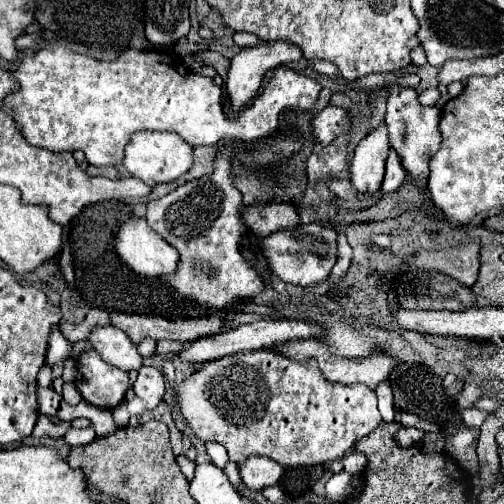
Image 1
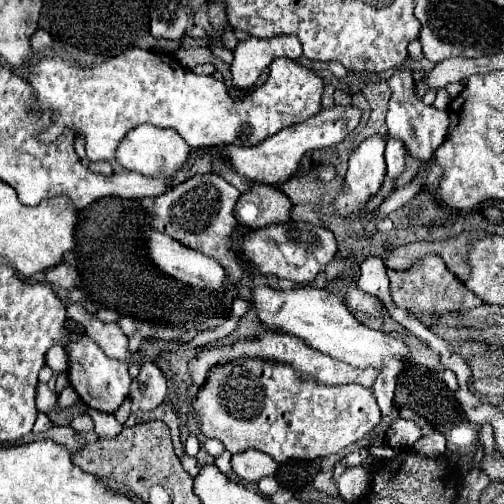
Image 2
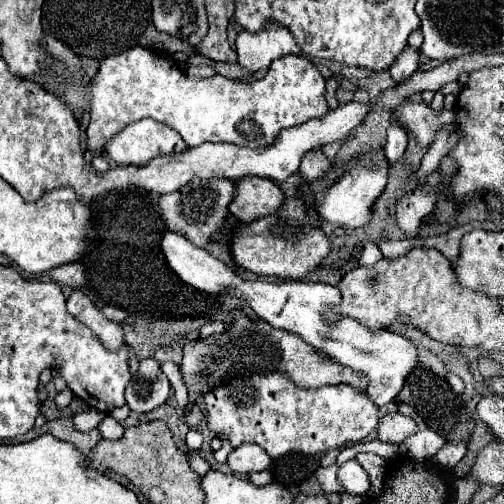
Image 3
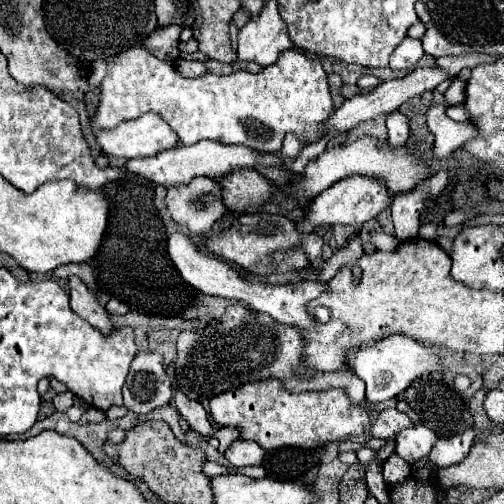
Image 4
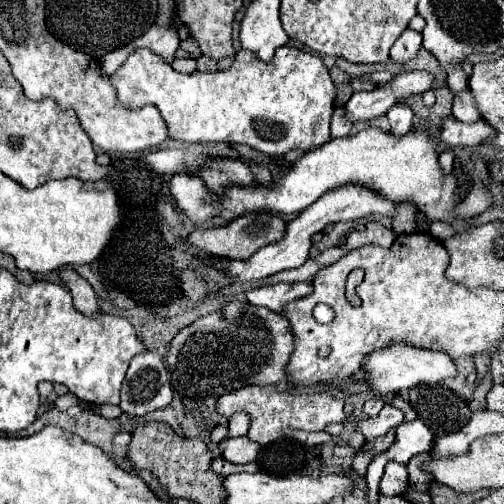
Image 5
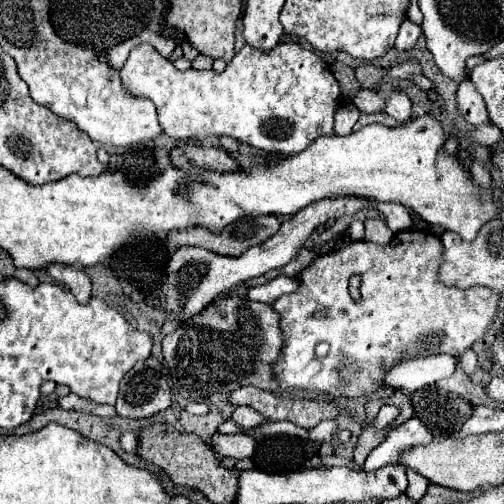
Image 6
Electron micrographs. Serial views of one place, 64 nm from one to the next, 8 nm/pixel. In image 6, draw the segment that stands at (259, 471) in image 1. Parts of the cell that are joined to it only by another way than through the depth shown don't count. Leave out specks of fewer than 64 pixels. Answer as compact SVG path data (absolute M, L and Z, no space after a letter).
M214 434L212 436L212 448L222 458L244 460L244 458L252 458L254 456L256 442L250 440L248 434L228 434L228 436Z

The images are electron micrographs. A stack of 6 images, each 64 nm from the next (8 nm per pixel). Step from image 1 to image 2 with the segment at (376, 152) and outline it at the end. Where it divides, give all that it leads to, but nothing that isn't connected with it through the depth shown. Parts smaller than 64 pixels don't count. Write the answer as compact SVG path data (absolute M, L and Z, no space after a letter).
M382 134L368 136L350 156L348 174L344 178L344 188L334 200L336 212L346 218L360 208L384 182L386 162L384 162L386 138Z

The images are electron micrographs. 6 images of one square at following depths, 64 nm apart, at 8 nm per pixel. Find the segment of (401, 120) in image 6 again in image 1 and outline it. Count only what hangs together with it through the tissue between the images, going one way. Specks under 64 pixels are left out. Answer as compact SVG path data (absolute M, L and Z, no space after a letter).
M390 150L388 162L386 162L386 176L384 176L384 184L382 184L382 194L388 196L388 194L398 192L404 178L406 178L406 174L404 174L404 168L400 164L400 158L394 150Z

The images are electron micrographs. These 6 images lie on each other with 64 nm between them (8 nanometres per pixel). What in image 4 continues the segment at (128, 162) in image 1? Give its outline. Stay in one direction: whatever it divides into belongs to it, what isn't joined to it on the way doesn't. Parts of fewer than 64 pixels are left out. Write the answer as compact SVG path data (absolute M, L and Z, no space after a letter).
M154 112L122 122L114 130L100 130L94 136L106 156L122 160L148 158L168 148L176 148L180 142L176 132L172 132L172 128Z

